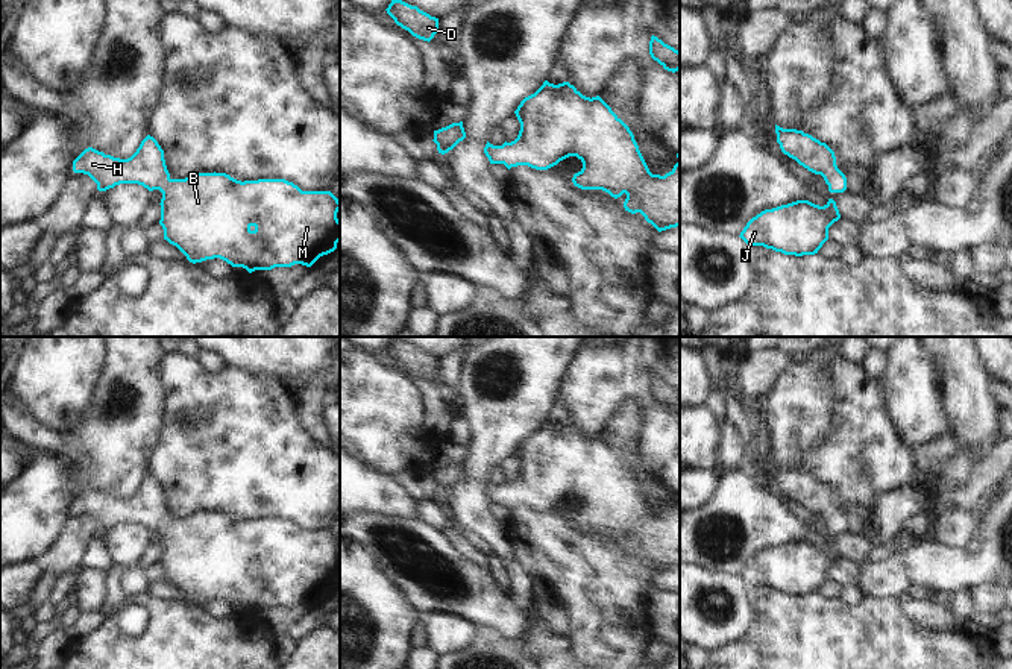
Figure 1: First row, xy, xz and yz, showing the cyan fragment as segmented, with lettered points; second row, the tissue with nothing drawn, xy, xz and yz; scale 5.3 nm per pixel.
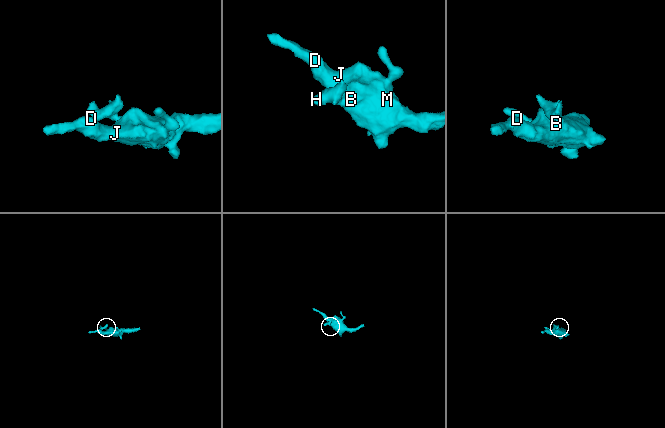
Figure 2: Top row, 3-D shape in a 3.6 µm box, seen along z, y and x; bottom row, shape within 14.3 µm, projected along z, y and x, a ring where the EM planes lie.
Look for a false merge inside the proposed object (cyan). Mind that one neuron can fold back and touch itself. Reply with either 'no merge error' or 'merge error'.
no merge error

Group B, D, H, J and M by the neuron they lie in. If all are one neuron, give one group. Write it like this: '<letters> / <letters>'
B D H J M

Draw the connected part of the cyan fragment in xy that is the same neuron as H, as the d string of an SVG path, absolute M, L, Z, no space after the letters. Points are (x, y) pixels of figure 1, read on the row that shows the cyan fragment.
M150 135L127 159L88 147L73 161L73 171L88 174L99 191L120 184L138 184L149 191L159 190L159 225L164 240L176 246L193 264L220 258L249 273L294 264L311 267L320 256L334 252L340 241L340 200L331 191L302 191L285 179L241 182L215 171L171 179L164 150Z

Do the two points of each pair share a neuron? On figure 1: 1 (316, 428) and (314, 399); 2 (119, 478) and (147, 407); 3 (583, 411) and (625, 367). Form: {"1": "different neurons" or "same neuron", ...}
{"1": "same neuron", "2": "same neuron", "3": "same neuron"}

